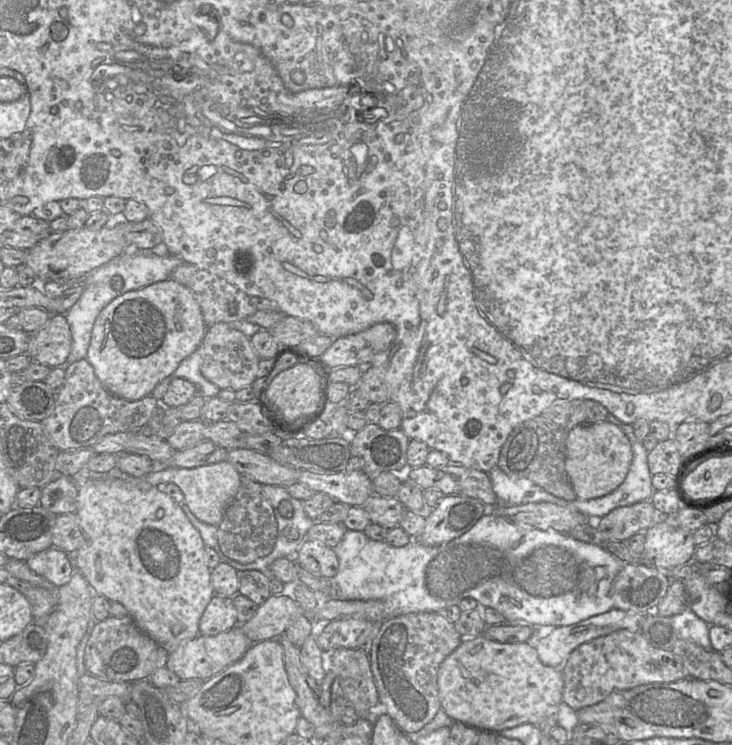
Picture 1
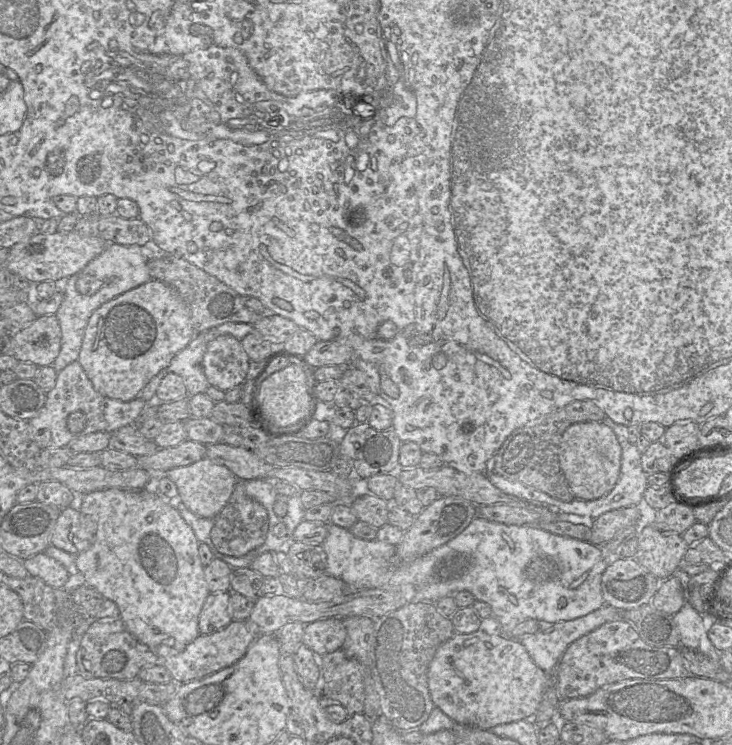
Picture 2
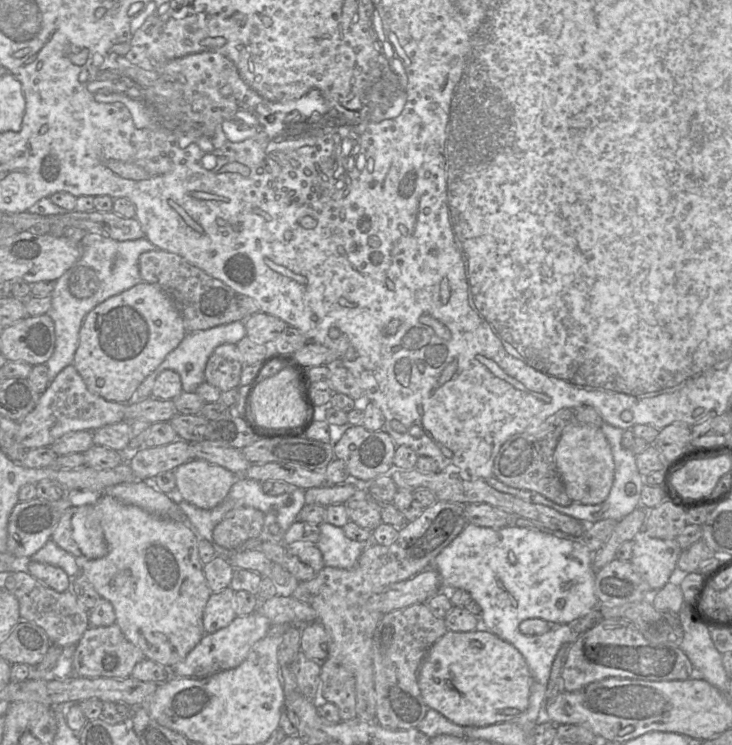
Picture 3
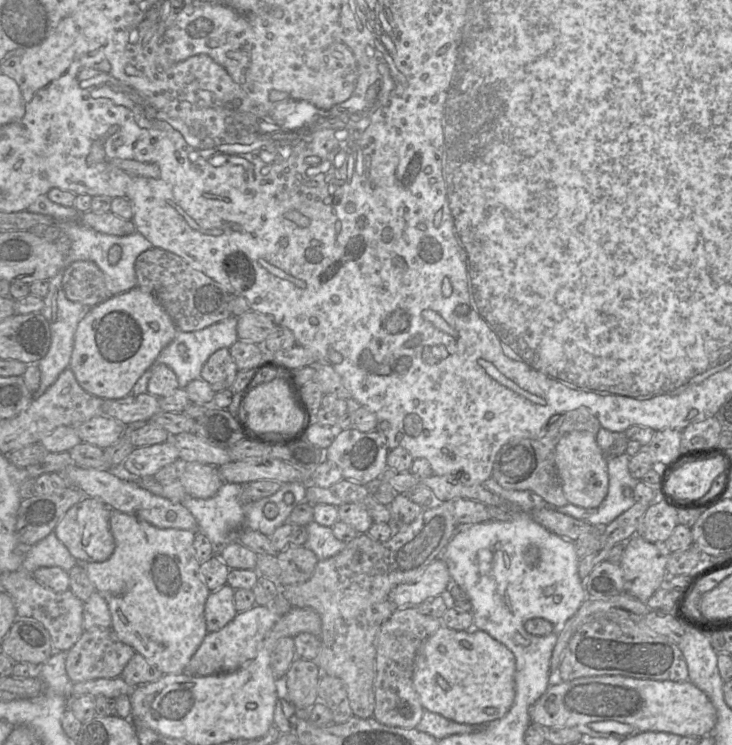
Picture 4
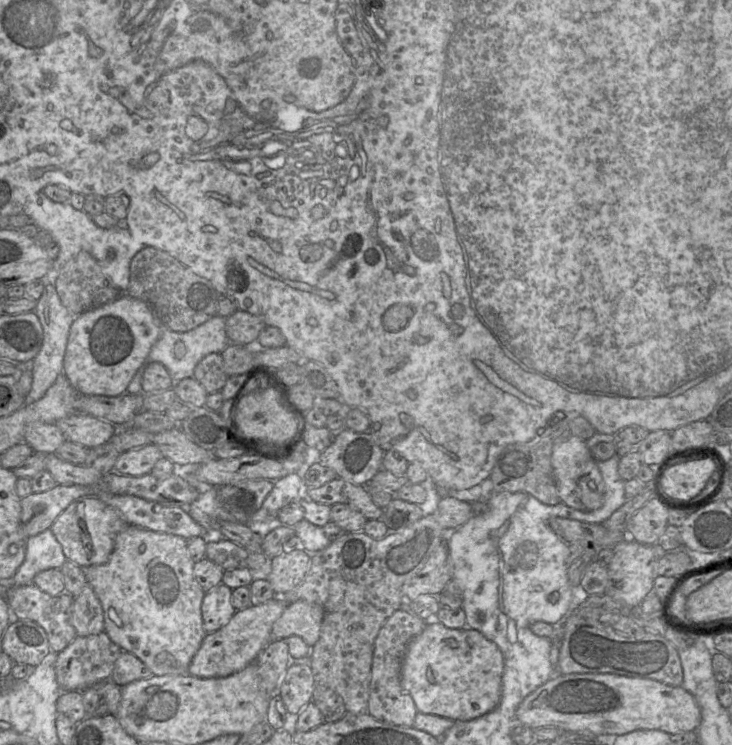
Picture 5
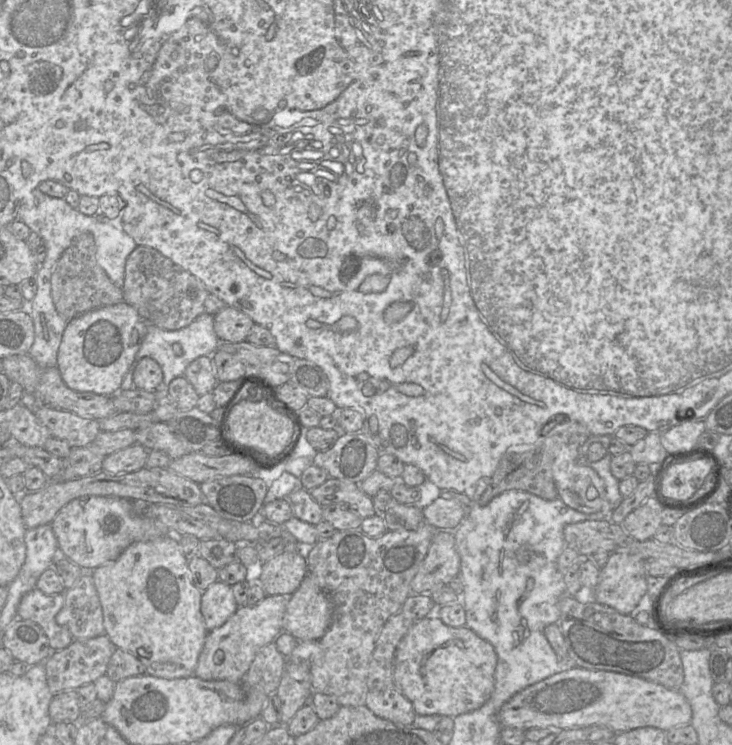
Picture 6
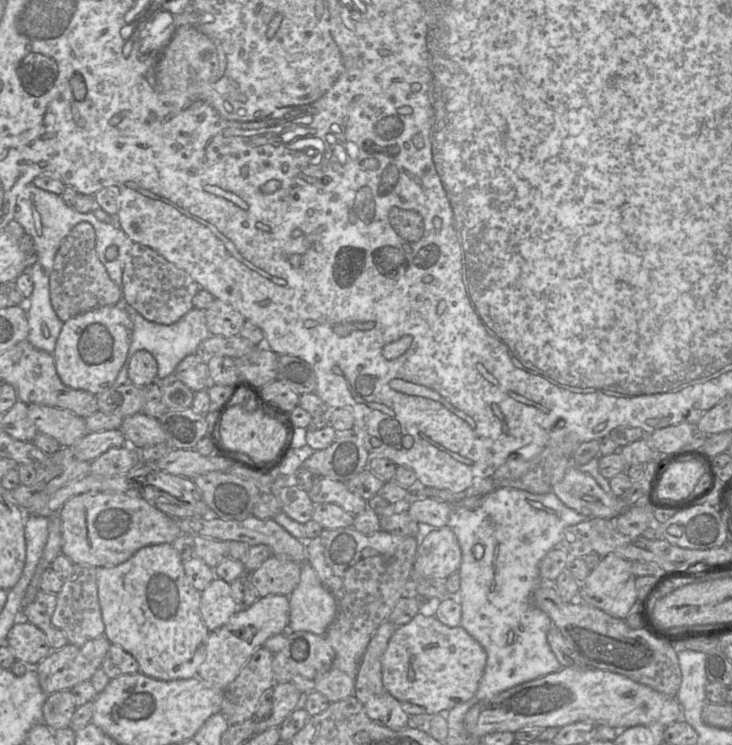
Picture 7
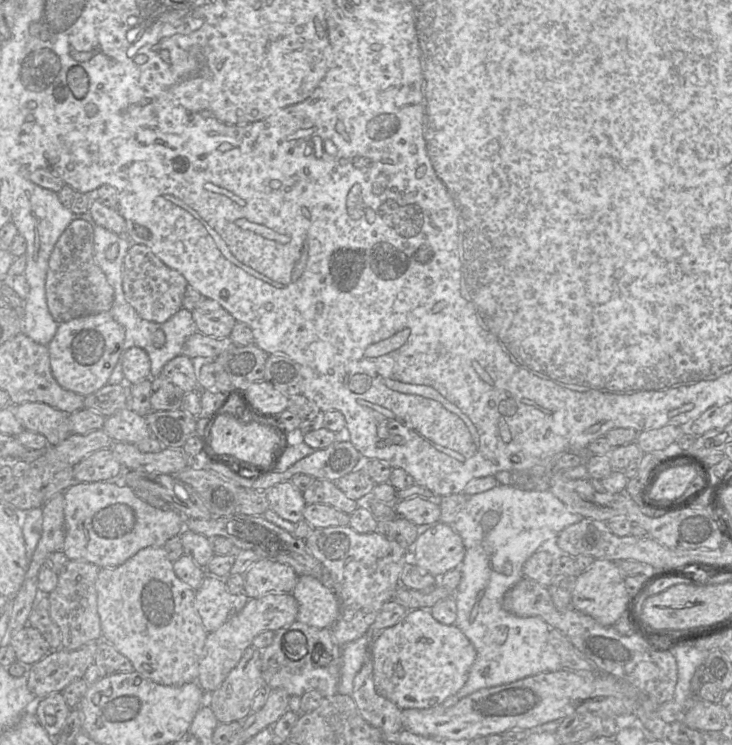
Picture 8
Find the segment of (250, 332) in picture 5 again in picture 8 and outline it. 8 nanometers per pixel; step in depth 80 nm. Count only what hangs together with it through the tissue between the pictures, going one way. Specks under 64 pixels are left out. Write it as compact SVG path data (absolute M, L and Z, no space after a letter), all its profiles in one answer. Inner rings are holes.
M207 297L191 312L197 331L215 338L229 337L237 322L218 302Z

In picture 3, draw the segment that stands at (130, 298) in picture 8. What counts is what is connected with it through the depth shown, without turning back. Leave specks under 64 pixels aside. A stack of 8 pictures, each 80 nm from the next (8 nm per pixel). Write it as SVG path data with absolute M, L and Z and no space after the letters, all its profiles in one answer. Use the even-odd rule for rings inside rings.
M155 249L142 253L138 264L142 281L157 285L171 297L180 311L187 333L246 319L237 302L237 294L231 288L183 257Z

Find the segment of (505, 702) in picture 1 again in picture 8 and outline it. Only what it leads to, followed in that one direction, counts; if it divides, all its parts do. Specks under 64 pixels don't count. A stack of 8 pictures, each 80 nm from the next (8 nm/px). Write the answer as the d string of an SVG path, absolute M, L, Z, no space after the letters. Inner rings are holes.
M413 609L396 625L384 629L371 645L373 679L378 694L401 709L429 709L441 705L466 683L477 652L470 640L454 625L438 622L429 611Z

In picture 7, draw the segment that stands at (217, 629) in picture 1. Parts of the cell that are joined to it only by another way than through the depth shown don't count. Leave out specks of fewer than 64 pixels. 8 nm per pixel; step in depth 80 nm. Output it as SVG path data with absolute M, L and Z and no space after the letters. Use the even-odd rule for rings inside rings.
M215 577L201 592L200 610L210 632L225 625L237 612L237 602L232 596L230 583Z

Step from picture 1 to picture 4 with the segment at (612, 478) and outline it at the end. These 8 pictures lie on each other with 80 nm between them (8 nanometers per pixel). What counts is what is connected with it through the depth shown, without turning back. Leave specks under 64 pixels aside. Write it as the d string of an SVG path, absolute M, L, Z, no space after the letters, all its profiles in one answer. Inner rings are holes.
M573 431L556 445L555 465L564 495L570 504L582 508L597 508L608 492L609 477L606 456L590 432Z

